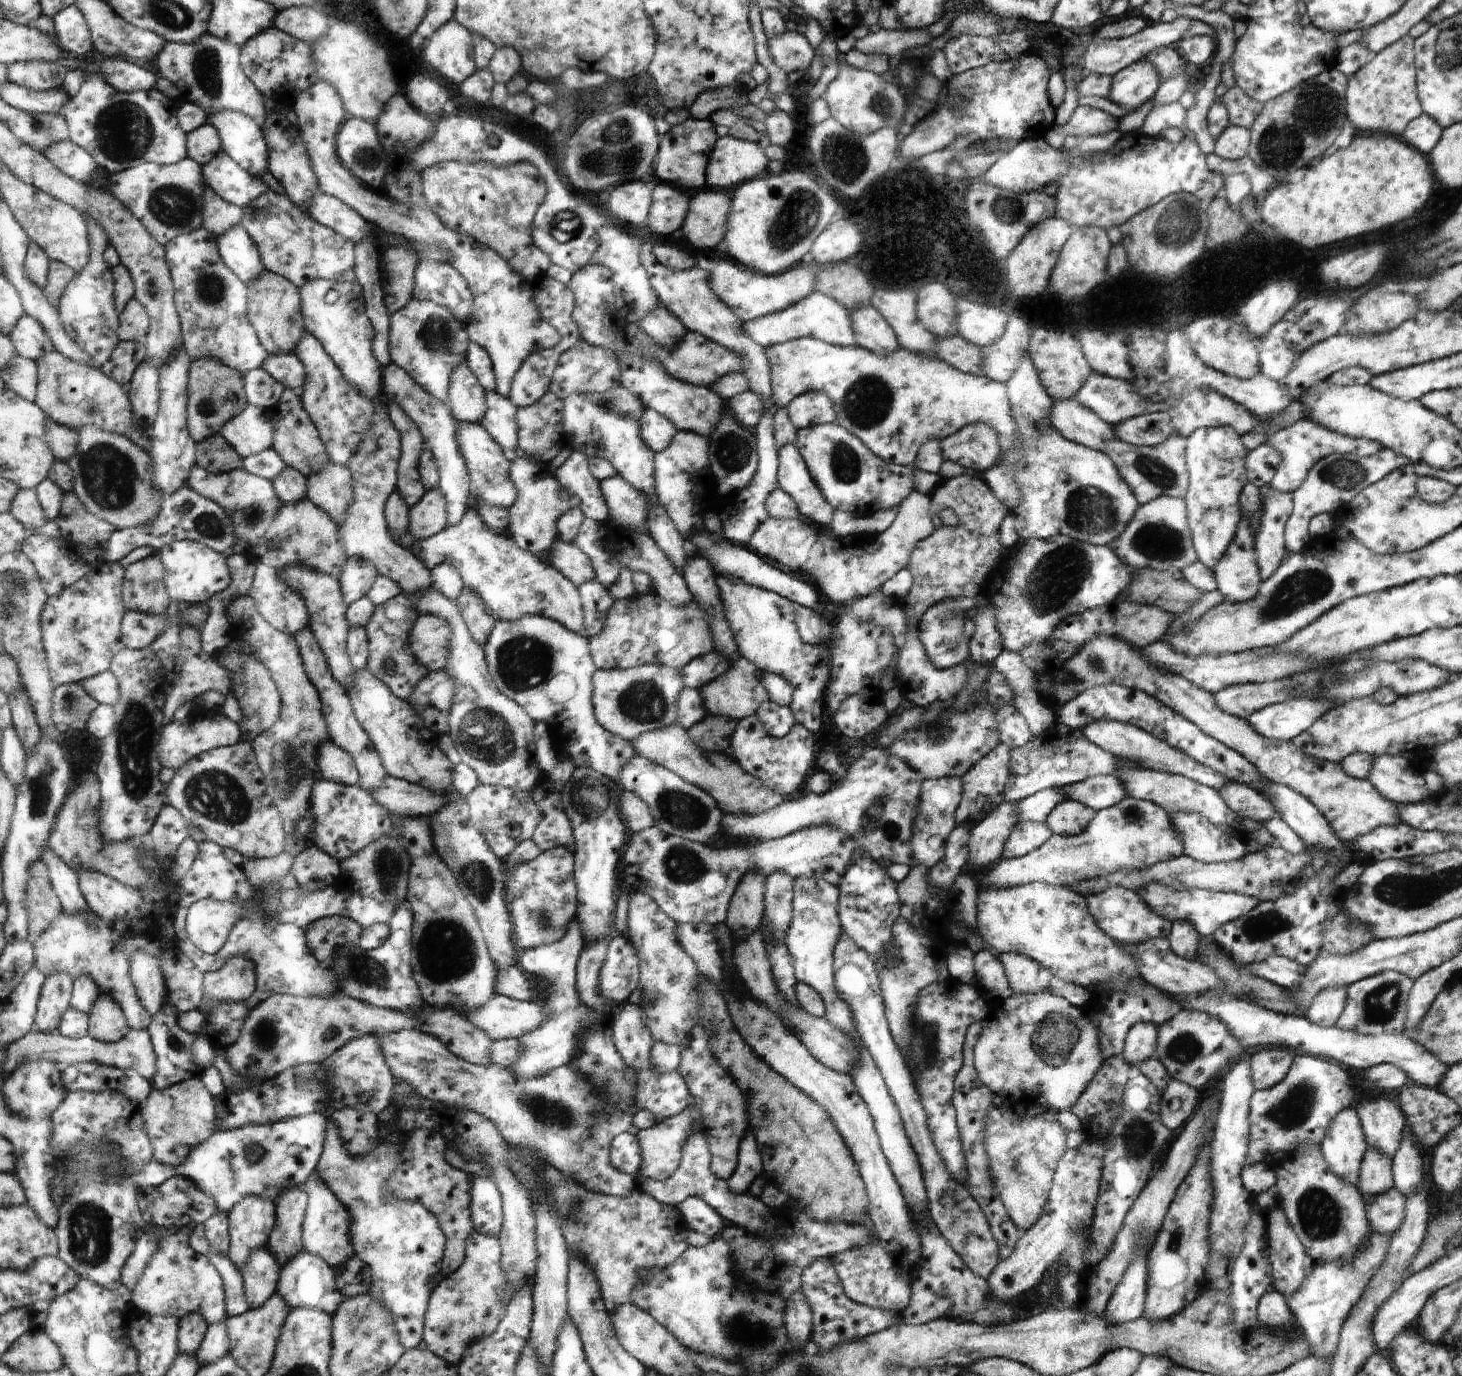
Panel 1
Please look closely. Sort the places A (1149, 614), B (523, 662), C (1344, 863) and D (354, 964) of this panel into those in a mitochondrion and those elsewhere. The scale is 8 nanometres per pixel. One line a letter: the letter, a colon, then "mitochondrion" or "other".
A: other
B: mitochondrion
C: other
D: mitochondrion

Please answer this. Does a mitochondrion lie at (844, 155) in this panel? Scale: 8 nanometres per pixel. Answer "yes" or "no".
yes

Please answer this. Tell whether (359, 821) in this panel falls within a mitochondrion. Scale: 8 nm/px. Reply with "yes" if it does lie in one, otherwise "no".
yes

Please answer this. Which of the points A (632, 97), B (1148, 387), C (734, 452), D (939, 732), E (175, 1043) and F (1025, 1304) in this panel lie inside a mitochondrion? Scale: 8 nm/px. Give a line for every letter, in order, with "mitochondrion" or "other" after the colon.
A: other
B: other
C: mitochondrion
D: mitochondrion
E: other
F: other

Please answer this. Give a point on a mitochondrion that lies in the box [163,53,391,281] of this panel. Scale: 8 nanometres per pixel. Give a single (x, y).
(369, 157)

